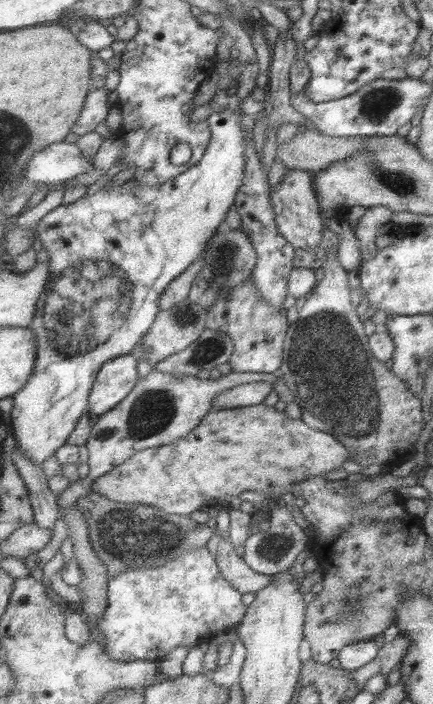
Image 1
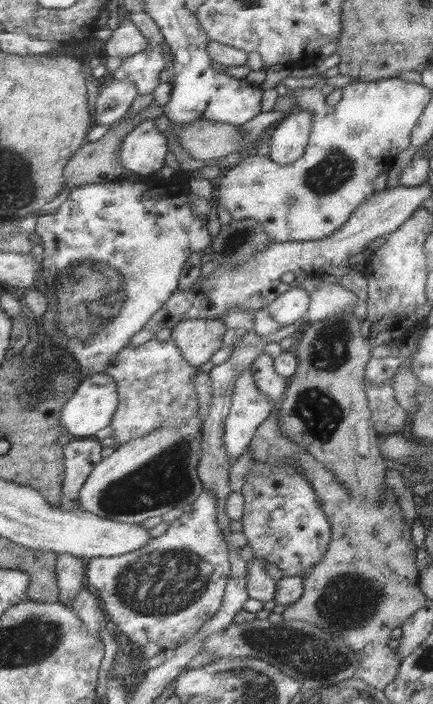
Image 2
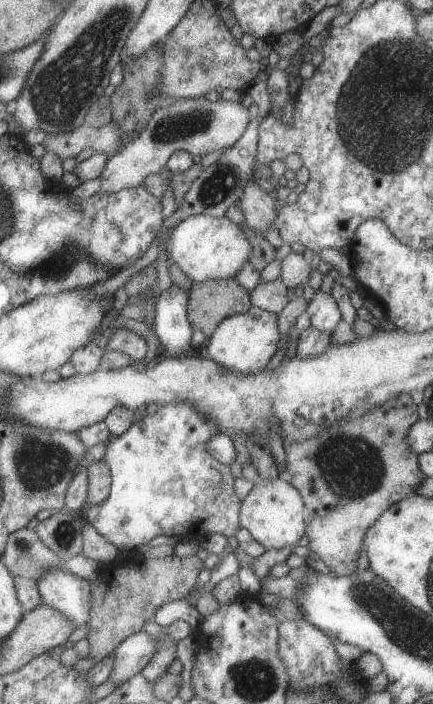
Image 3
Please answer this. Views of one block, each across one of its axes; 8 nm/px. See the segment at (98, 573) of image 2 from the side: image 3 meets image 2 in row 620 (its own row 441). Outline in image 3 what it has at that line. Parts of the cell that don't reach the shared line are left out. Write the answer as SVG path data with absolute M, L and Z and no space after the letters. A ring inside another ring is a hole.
M169 402L158 407L154 414L147 414L135 422L122 436L114 436L106 445L104 456L112 471L112 492L105 503L87 507L84 512L86 523L95 526L109 543L135 552L144 552L153 538L163 535L198 542L215 533L226 538L236 536L241 528L243 507L241 496L237 494L236 479L231 468L209 451L209 442L219 433L219 424L205 418L195 402Z

